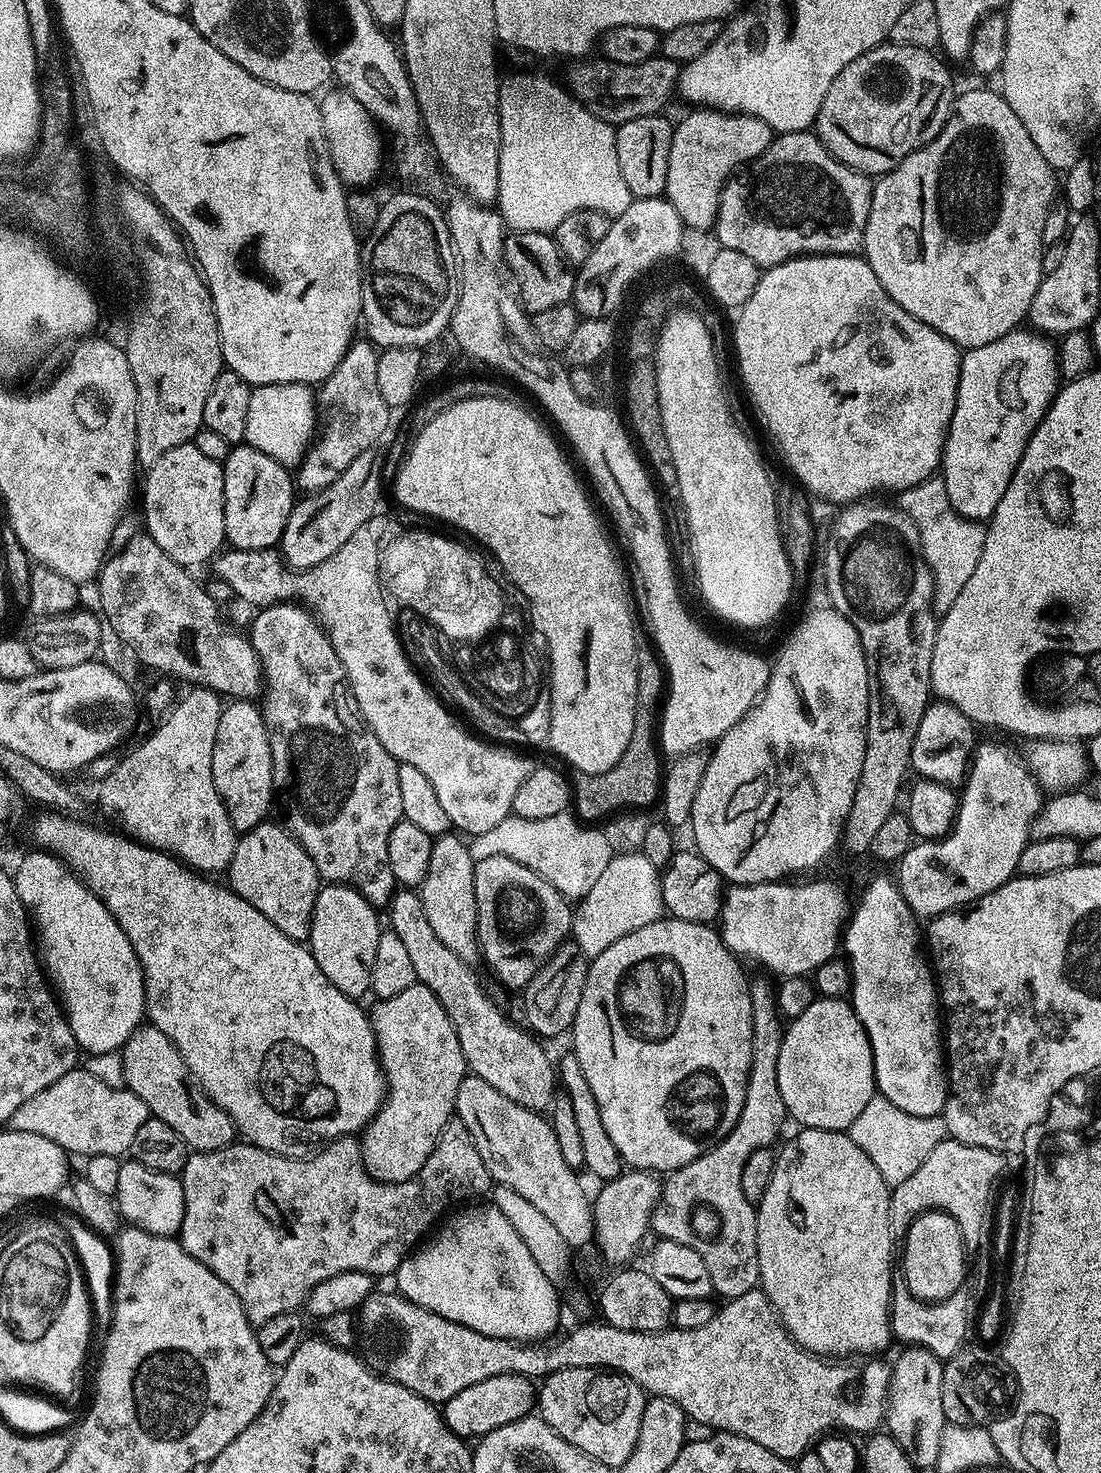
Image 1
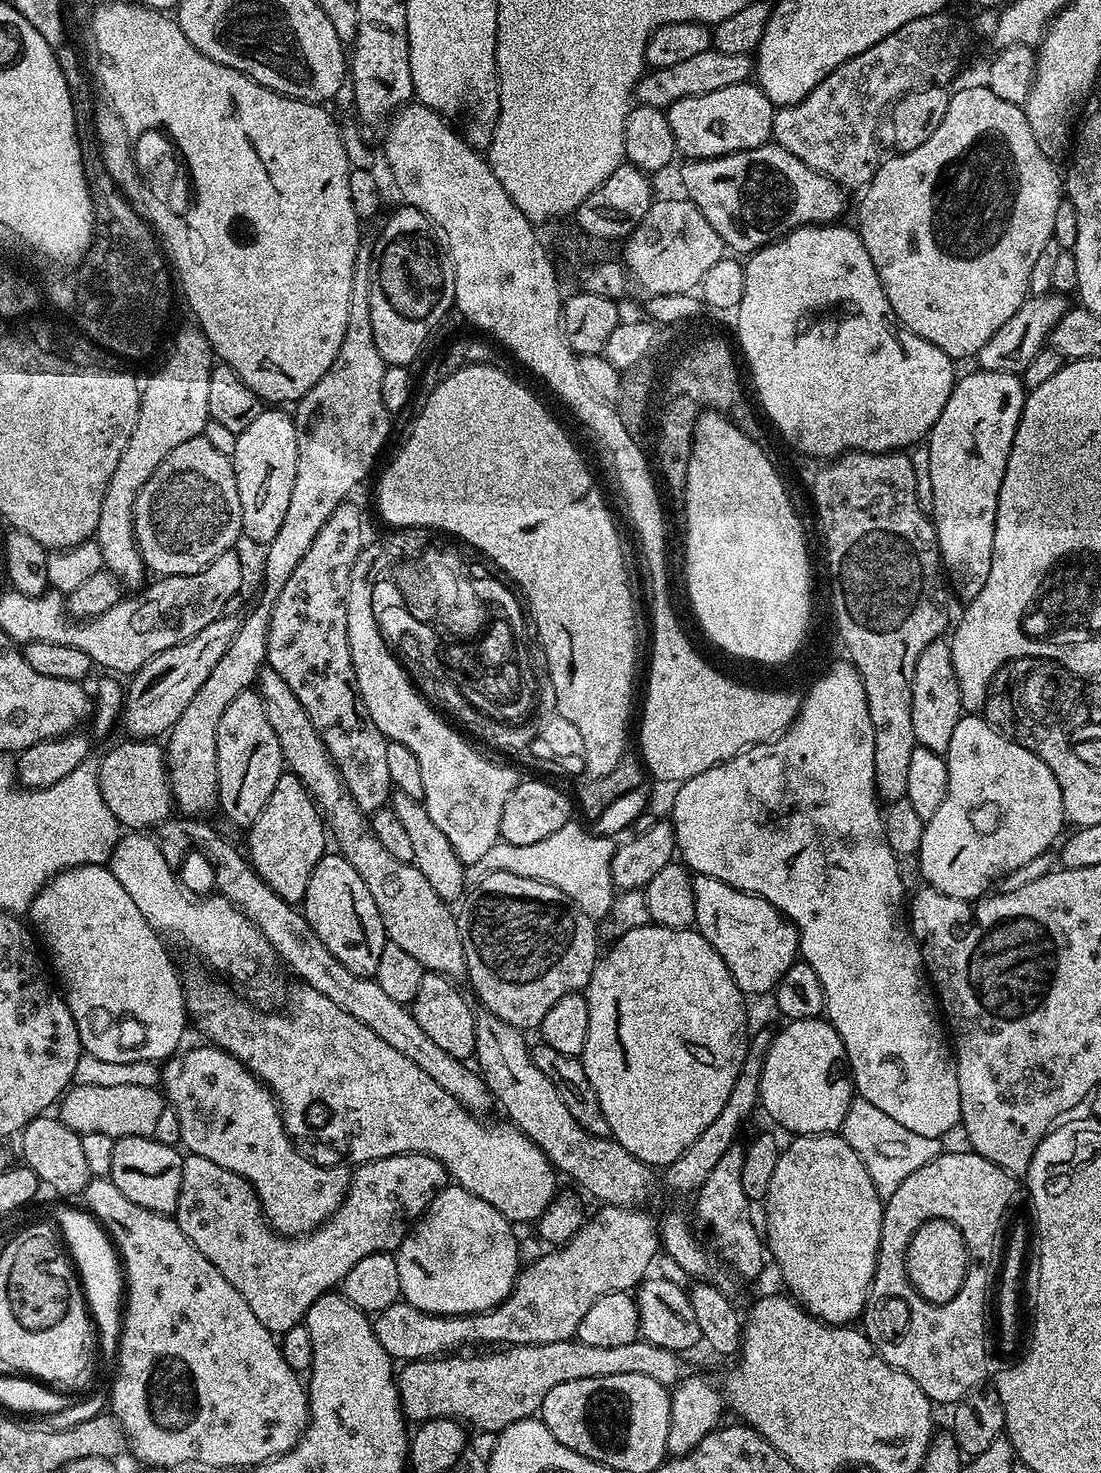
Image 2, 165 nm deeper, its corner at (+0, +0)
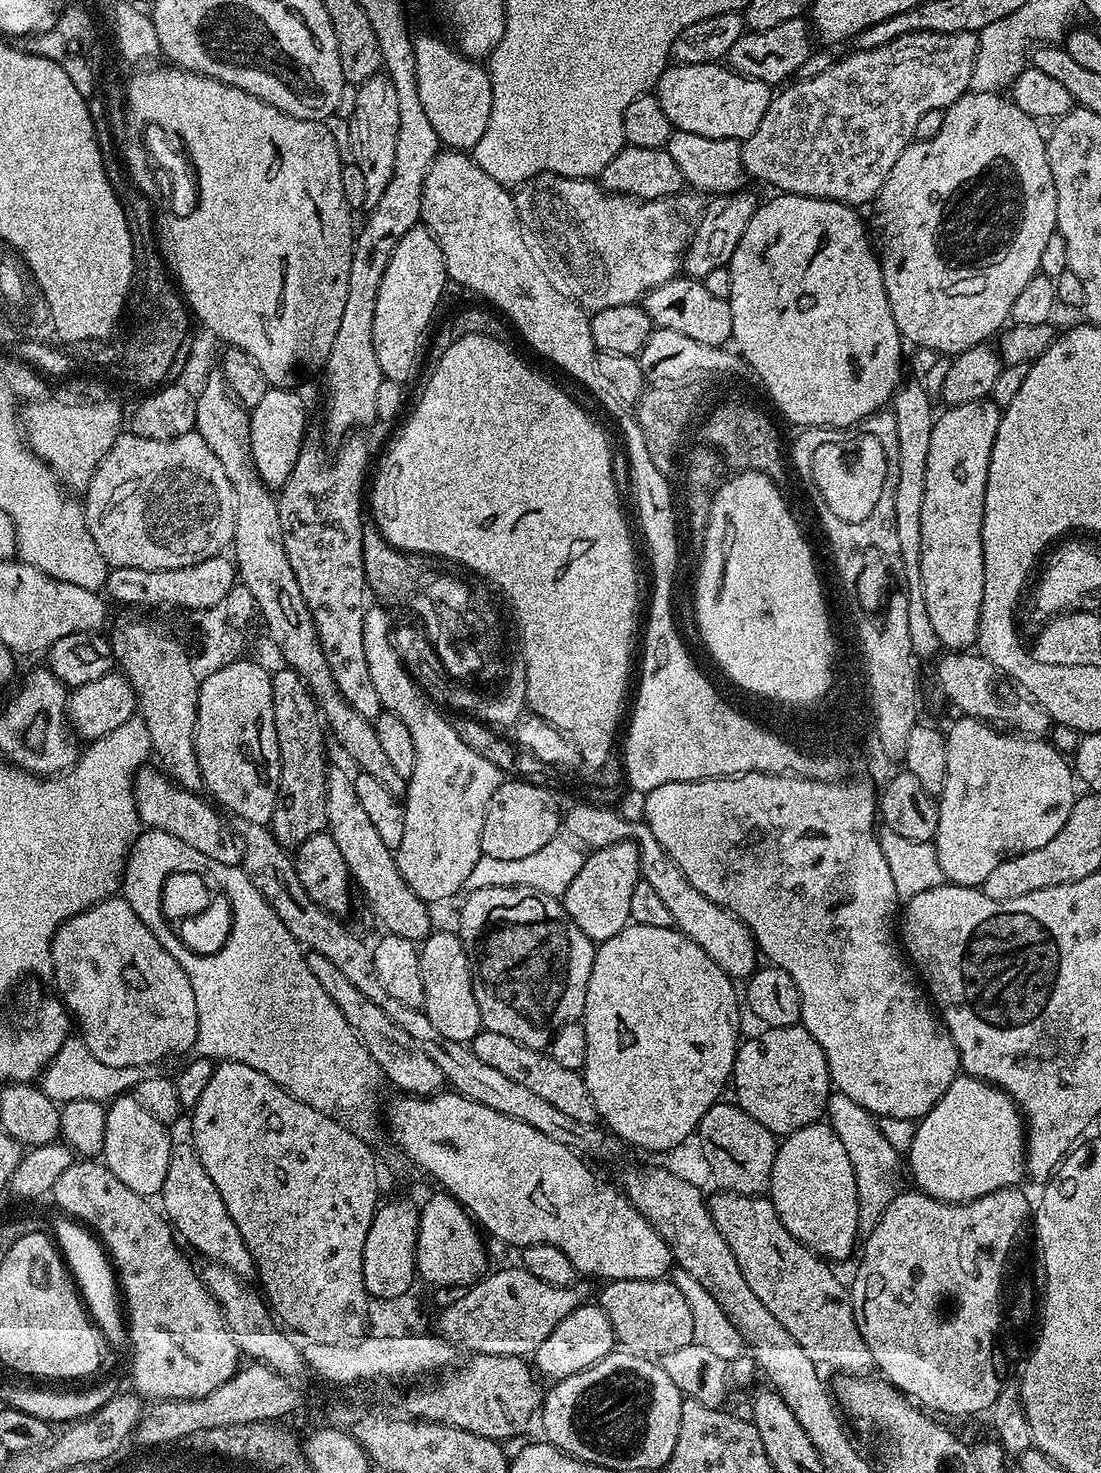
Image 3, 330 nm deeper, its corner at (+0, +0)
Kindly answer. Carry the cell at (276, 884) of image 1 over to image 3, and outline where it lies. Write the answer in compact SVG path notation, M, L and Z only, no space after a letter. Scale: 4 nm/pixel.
M286 667L272 674L272 689L274 690L274 730L276 731L278 750L280 751L280 789L276 795L274 814L270 821L270 831L276 837L277 842L283 844L285 848L292 850L295 849L297 844L301 844L306 837L323 832L328 827L328 819L326 818L326 774L328 773L328 768L326 767L326 763L324 764L324 736L326 740L326 732L322 727L321 713L316 707L316 701L312 699L312 693L309 692L308 685L304 683L304 679L294 669Z

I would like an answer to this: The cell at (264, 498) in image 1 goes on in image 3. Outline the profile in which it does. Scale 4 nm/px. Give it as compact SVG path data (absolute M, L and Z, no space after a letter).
M272 386L258 401L258 406L250 410L250 454L258 470L258 478L266 487L279 490L290 478L294 462L305 447L304 440L304 400L288 386Z

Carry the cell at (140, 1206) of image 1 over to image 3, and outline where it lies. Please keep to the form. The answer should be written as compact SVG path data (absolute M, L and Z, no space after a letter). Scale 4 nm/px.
M125 1094L116 1097L107 1105L108 1113L106 1114L106 1142L102 1153L102 1162L118 1178L118 1182L123 1182L129 1190L134 1190L134 1194L145 1198L159 1197L162 1186L166 1182L166 1170L170 1167L170 1154L174 1147L174 1140L168 1137L169 1129L142 1102L136 1100L135 1095Z

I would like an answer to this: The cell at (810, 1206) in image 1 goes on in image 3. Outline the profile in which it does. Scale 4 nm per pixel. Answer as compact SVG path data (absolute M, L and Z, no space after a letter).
M817 1122L810 1126L802 1126L802 1130L794 1130L791 1134L779 1141L776 1149L776 1157L774 1158L770 1199L772 1205L776 1207L776 1213L782 1222L782 1226L786 1226L786 1230L790 1230L790 1234L798 1243L805 1244L807 1248L811 1248L817 1256L829 1262L837 1262L836 1260L846 1259L851 1254L852 1247L855 1244L857 1247L860 1231L858 1230L858 1190L854 1182L854 1166L850 1166L850 1158L846 1155L846 1149L842 1147L842 1141L838 1138L838 1134L834 1134L834 1130L826 1122Z

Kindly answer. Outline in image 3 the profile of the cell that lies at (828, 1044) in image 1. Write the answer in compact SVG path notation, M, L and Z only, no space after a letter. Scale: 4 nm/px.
M800 1024L785 1028L763 1029L761 1036L752 1036L743 1041L736 1049L736 1061L730 1077L731 1087L736 1087L735 1103L740 1105L750 1118L762 1122L766 1130L776 1137L783 1138L794 1130L802 1130L802 1126L817 1123L825 1115L828 1098L834 1085L828 1073L826 1054L818 1042L814 1042L814 1034L810 1034Z

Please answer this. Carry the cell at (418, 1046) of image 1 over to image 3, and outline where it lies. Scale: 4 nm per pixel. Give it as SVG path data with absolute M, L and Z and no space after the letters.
M433 931L419 945L422 986L424 987L423 1010L430 1023L446 1038L468 1044L482 1031L478 998L474 998L470 958L455 931Z

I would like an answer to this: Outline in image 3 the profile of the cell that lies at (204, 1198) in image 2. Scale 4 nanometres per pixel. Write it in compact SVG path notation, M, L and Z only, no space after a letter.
M177 1143L173 1147L170 1167L166 1170L166 1182L160 1191L158 1204L175 1235L189 1249L192 1247L201 1252L205 1261L220 1264L241 1278L253 1275L252 1256L242 1242L242 1234L238 1234L238 1226L234 1226L234 1218L230 1218L230 1210L226 1210L226 1202L222 1202L222 1194L218 1194L218 1186L210 1182L210 1174L206 1174L191 1143Z

